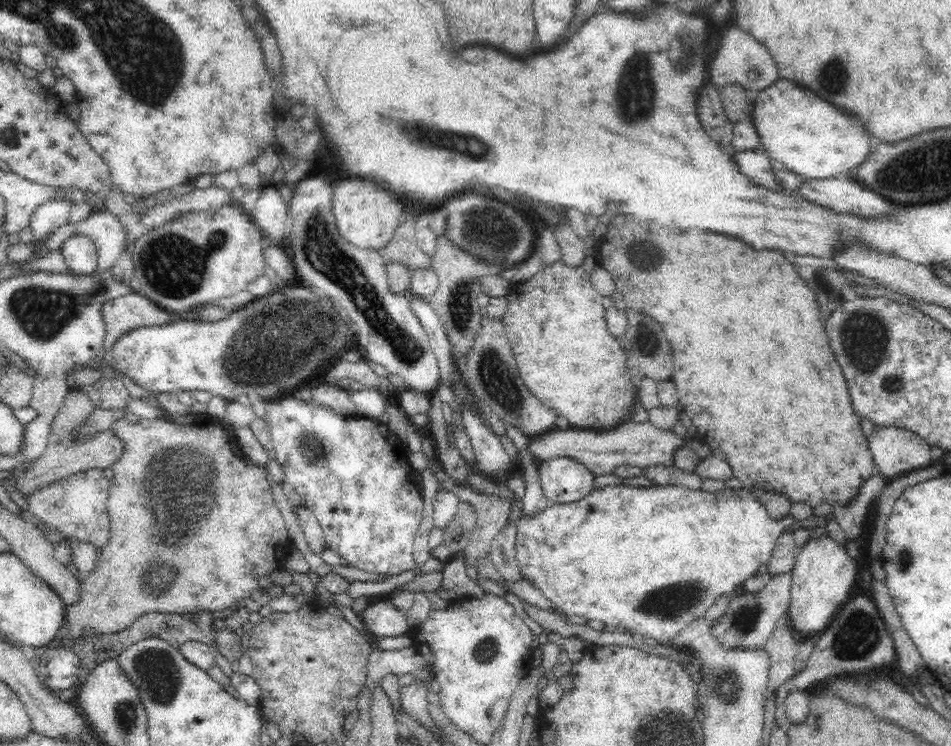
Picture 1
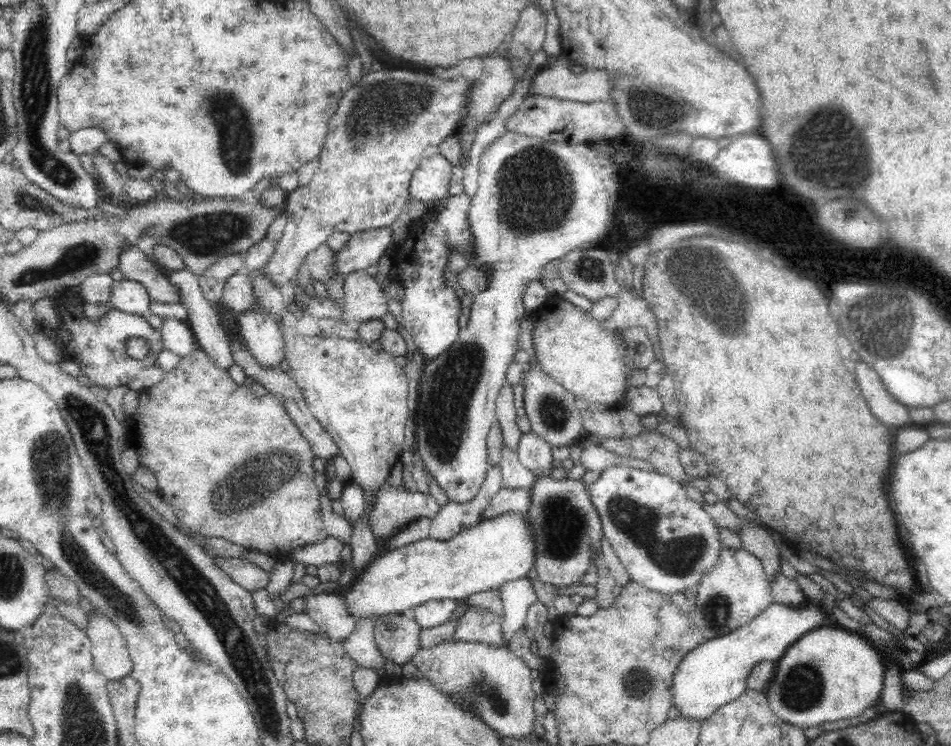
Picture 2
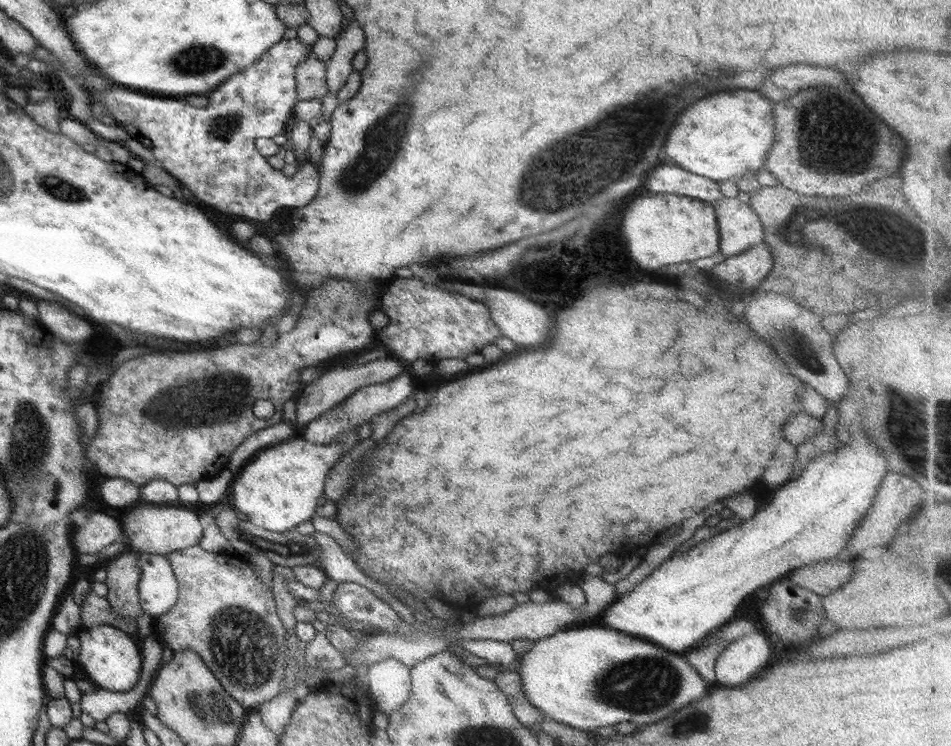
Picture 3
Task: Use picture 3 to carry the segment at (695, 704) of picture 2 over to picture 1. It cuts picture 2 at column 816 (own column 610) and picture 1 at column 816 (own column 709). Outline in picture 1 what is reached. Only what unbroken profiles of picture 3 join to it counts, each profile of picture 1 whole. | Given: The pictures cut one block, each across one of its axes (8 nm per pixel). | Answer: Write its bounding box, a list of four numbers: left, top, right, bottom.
[787,535,858,638]

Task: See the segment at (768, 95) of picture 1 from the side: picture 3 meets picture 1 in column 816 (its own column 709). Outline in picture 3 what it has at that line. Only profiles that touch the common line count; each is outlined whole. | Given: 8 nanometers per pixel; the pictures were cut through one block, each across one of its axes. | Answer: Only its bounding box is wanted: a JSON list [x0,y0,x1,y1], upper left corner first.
[663,90,774,182]

